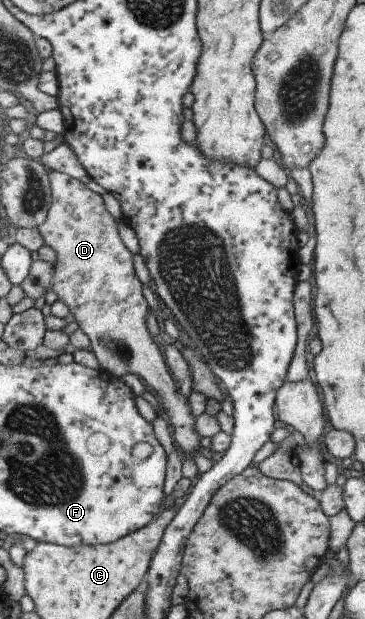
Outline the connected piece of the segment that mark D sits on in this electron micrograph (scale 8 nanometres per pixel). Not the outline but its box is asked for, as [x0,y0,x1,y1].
[36,170,200,481]

